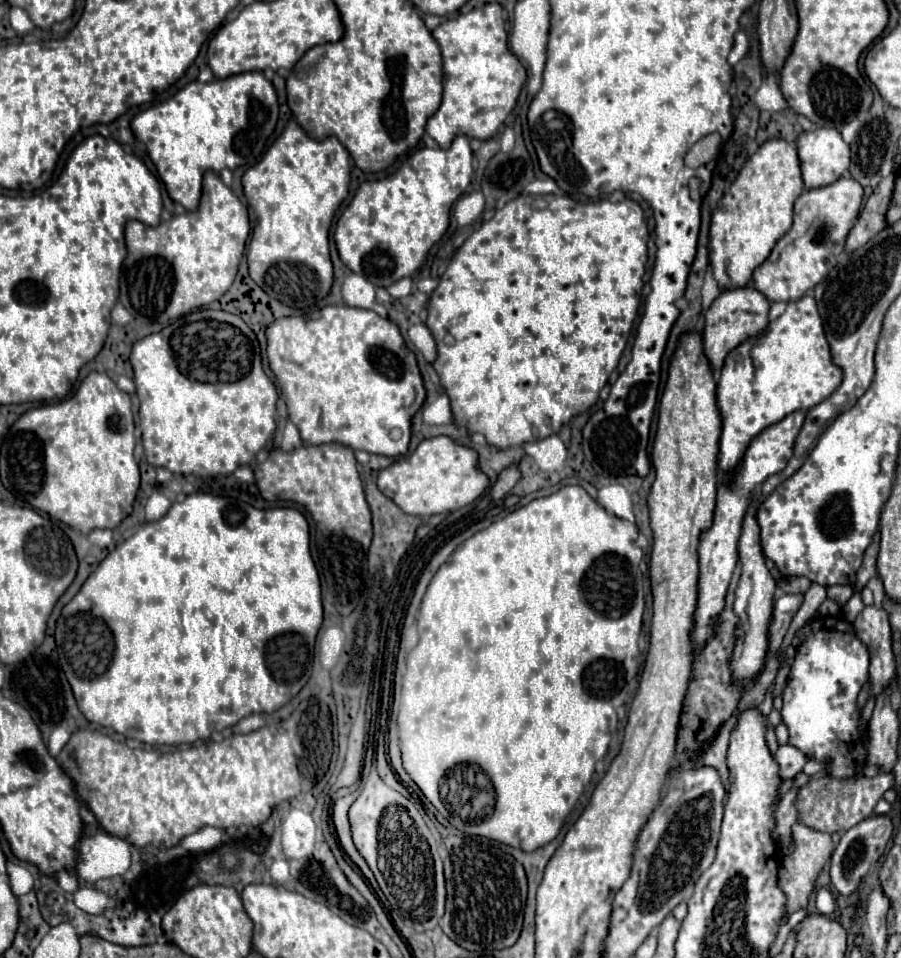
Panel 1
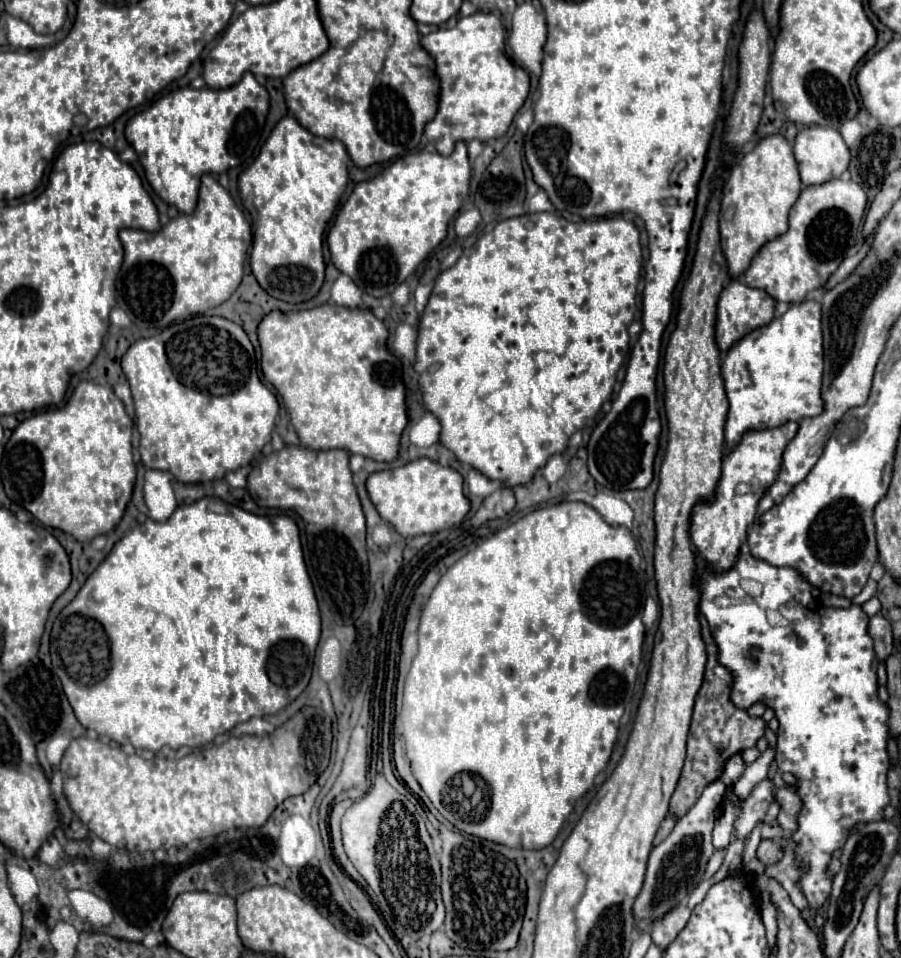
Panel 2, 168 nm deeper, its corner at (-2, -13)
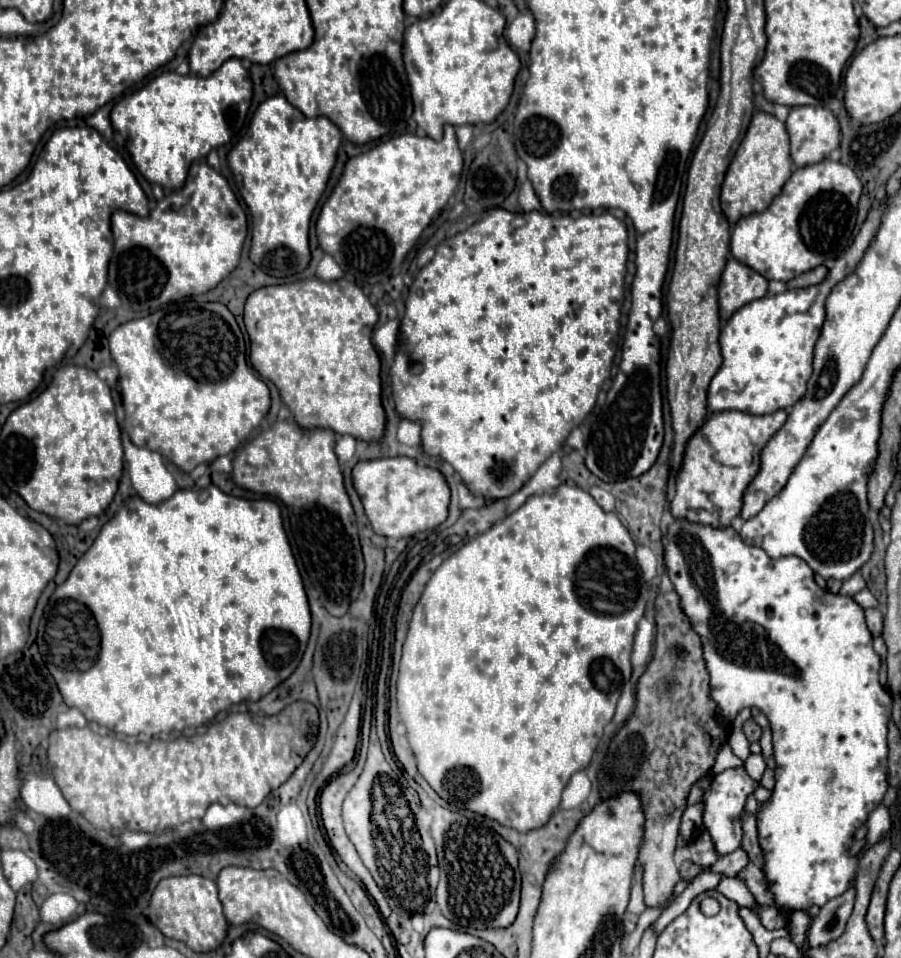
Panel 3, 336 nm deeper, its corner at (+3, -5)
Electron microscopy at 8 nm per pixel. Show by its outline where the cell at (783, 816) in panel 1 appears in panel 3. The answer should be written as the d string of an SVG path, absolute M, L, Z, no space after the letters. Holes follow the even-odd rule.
M738 848L726 856L720 856L718 862L712 866L712 870L724 876L736 876L746 866L748 866L748 854L744 848Z

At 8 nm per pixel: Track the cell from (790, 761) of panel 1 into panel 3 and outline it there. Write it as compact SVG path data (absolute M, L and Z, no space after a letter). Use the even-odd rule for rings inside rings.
M734 768L734 770L724 770L712 778L710 792L704 796L704 828L710 832L716 852L720 856L734 852L736 848L742 846L742 814L744 814L744 804L750 794L758 788L758 782L748 776L744 768Z

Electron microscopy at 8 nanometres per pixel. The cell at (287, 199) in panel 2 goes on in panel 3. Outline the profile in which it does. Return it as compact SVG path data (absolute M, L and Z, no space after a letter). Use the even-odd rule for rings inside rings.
M284 96L264 100L246 136L228 154L236 186L252 214L250 260L274 278L304 272L310 262L308 230L314 208L336 164L342 132L328 118L306 118Z

